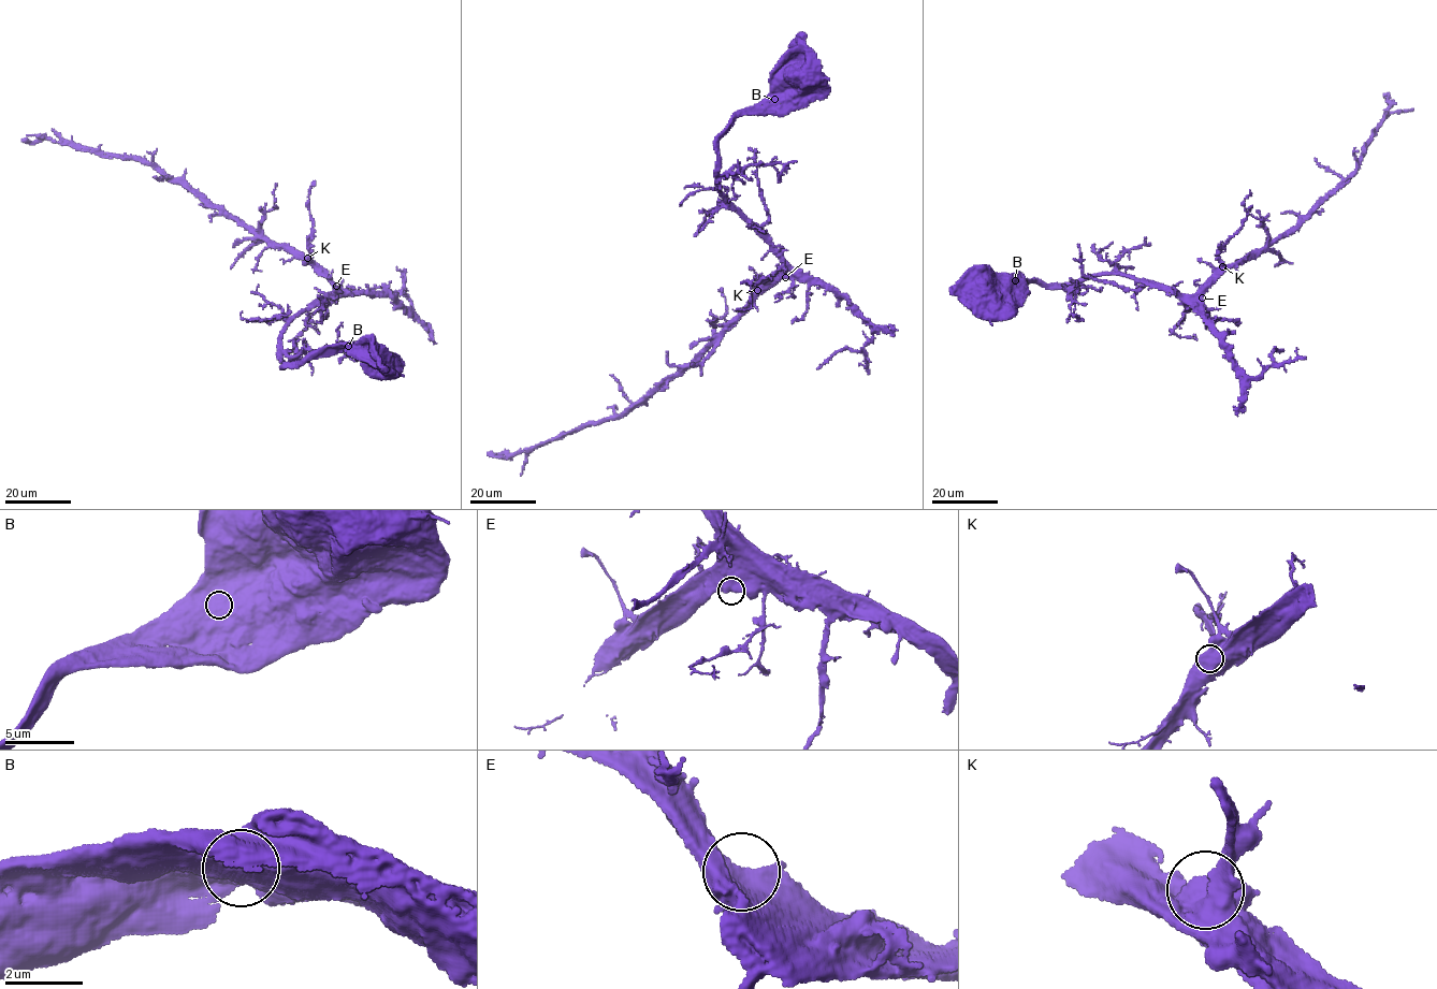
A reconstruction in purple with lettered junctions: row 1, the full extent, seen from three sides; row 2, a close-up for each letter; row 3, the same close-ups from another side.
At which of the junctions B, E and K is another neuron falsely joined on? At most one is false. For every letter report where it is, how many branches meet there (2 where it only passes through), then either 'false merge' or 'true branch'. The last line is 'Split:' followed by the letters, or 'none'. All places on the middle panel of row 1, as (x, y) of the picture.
B: at (774, 99); 1 branches meet; true branch
E: at (785, 277); 1 branches meet; true branch
K: at (757, 290); 2 branches meet; true branch
Split: none

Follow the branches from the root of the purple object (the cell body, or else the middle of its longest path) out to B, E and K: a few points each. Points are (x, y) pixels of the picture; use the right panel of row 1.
B: (993, 300), (1009, 282), (1015, 281)
E: (993, 300), (1018, 272), (1017, 275), (1027, 279), (1058, 286), (1115, 273), (1202, 297)
K: (993, 300), (1018, 272), (1027, 279), (1058, 286), (1115, 273), (1172, 287), (1185, 295), (1202, 295), (1222, 266)

